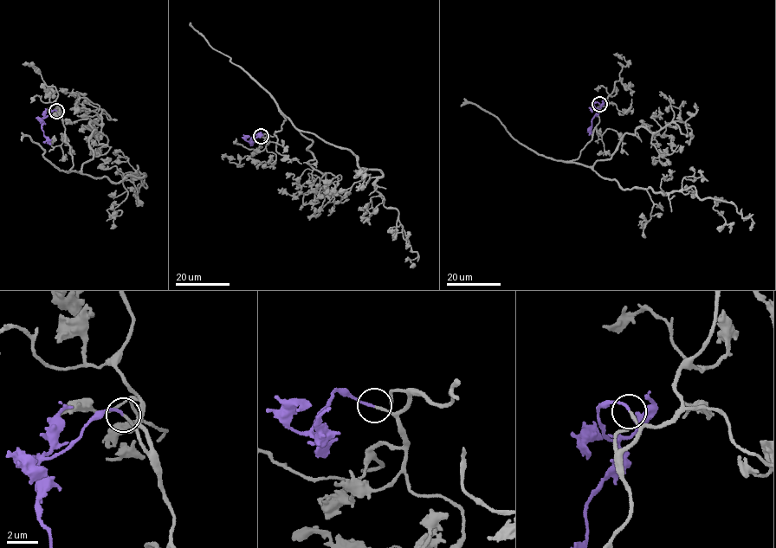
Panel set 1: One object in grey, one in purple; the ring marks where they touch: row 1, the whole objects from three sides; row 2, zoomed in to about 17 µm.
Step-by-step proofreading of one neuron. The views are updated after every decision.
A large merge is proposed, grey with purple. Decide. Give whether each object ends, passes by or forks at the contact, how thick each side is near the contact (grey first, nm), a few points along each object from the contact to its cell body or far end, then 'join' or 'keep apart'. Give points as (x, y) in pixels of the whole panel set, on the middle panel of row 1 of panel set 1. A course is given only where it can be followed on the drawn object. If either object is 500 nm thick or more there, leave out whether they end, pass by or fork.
grey ends; purple ends; calibres 160 and 170 nm; course grey (261, 137), (281, 130), (283, 115), (378, 169), (374, 186), (398, 212), (414, 264); course purple (261, 137), (254, 133), (249, 141), (262, 134); join

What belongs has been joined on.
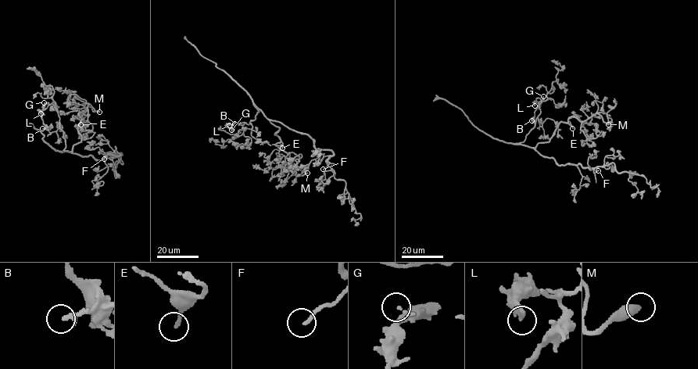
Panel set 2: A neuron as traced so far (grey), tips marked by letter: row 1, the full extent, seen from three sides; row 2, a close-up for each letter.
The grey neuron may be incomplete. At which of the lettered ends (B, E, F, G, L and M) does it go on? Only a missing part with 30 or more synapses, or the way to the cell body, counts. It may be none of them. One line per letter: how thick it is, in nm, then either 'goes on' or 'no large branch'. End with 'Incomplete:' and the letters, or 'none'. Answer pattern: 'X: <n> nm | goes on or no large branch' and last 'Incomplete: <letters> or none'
B: 170 nm | no large branch
E: 150 nm | goes on
F: 160 nm | goes on
G: 240 nm | no large branch
L: 280 nm | no large branch
M: 480 nm | goes on
Incomplete: E, F, M

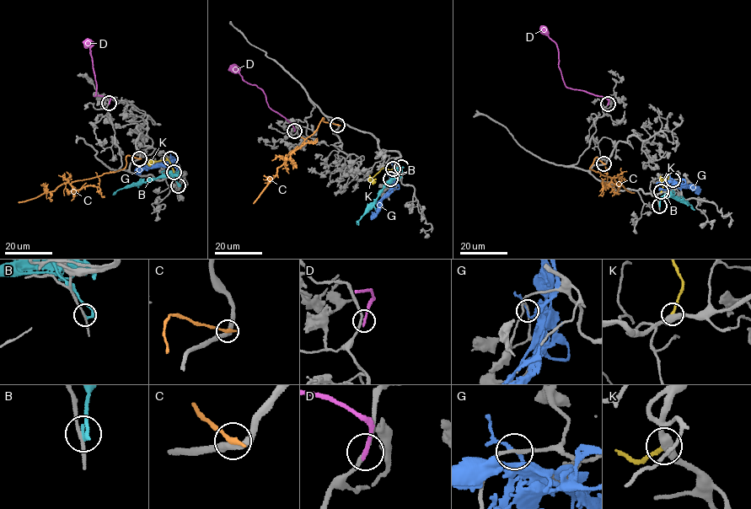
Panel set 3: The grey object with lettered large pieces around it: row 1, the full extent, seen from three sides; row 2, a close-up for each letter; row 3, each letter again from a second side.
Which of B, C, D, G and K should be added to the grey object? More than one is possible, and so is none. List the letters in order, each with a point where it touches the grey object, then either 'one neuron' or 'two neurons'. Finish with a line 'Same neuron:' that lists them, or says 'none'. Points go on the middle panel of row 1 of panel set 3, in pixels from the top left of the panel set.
B: meets grey at (401, 167); two neurons
C: meets grey at (337, 125); two neurons
D: meets grey at (294, 131); two neurons
G: meets grey at (390, 179); two neurons
K: meets grey at (393, 168); one neuron
Same neuron: K

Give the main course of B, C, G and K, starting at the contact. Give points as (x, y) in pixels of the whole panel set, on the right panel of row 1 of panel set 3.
B: (659, 206), (664, 195), (672, 195), (687, 201), (693, 210)
C: (603, 163), (596, 157), (590, 168), (614, 177), (619, 185), (635, 192)
G: (673, 179), (681, 184), (693, 184), (700, 191)
K: (661, 191), (662, 184), (659, 179), (668, 177), (667, 179)

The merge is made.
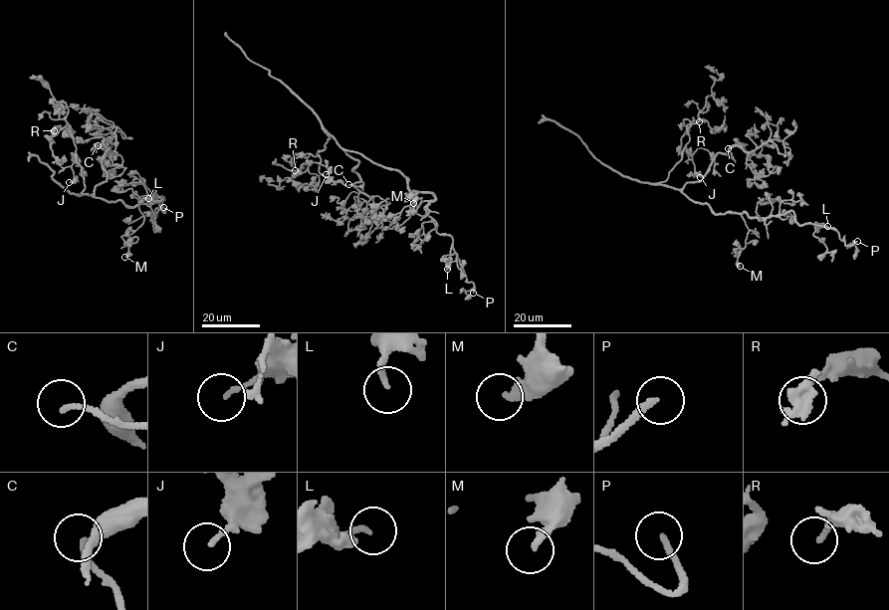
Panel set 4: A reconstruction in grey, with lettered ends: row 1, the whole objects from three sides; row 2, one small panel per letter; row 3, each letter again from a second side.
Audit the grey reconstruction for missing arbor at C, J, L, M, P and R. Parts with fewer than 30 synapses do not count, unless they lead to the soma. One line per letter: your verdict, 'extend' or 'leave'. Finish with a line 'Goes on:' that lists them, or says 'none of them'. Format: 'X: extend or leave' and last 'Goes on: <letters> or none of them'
C: extend
J: leave
L: leave
M: leave
P: leave
R: leave
Goes on: C

